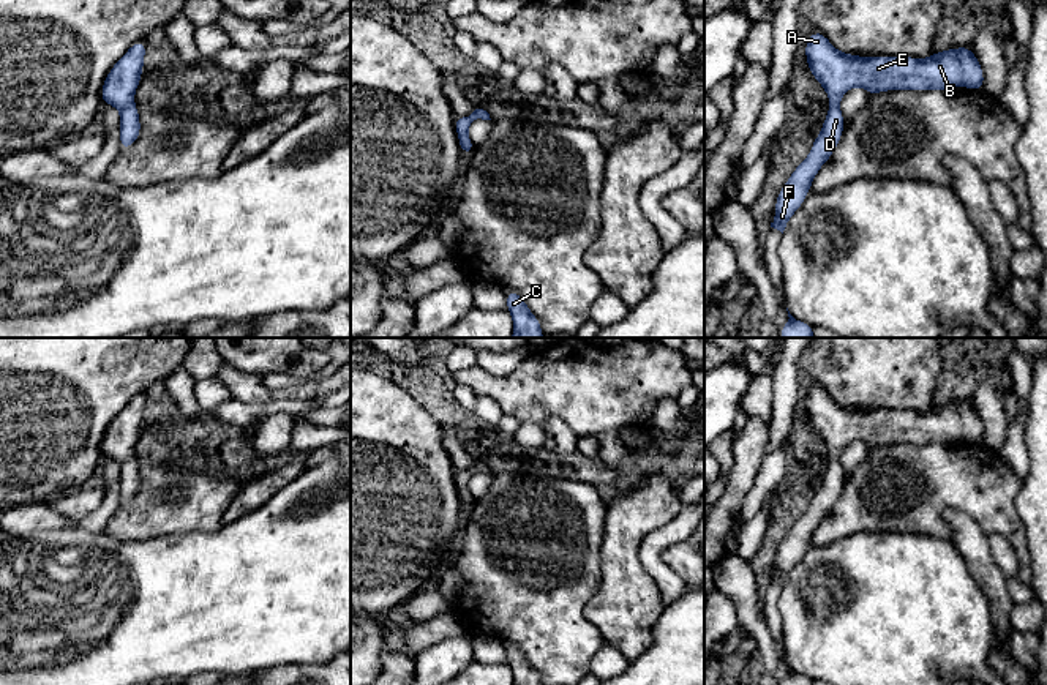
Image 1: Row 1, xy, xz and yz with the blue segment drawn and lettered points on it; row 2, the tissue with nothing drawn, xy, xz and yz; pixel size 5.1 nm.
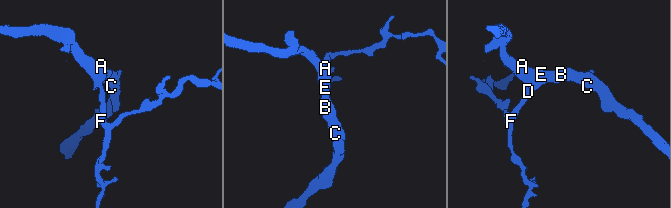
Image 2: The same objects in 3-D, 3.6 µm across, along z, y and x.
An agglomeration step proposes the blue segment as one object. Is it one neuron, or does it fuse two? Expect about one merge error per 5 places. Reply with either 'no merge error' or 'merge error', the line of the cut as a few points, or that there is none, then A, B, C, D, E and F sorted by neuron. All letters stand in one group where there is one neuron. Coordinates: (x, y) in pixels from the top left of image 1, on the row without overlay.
no merge error; no cut; A B C D E F

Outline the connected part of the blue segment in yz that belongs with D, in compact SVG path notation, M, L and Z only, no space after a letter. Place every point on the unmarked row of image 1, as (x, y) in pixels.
M815 384L805 396L805 414L809 417L812 429L821 437L829 450L829 464L820 488L816 489L809 510L794 522L788 535L779 546L775 554L775 575L771 581L783 587L790 571L802 559L805 549L810 546L810 538L818 527L820 521L831 511L837 502L845 475L840 464L840 453L851 440L864 440L869 448L888 445L888 444L951 444L963 439L970 444L984 442L984 426L979 414L973 404L965 401L948 402L935 406L930 410L919 414L914 410L859 410L853 407L843 407L837 404L831 395Z

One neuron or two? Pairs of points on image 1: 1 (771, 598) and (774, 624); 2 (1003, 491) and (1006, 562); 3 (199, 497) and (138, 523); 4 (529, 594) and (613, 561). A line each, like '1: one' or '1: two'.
1: one
2: two
3: one
4: two

